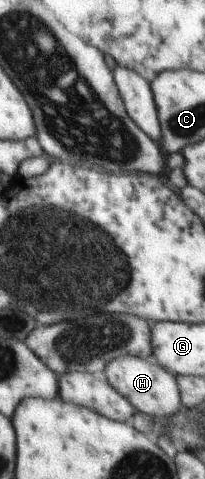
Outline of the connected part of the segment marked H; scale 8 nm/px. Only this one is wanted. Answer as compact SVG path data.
M120 355L104 365L100 375L132 404L134 413L138 412L155 419L163 419L173 412L177 412L181 407L175 376L167 373L151 356L141 359L137 356Z

